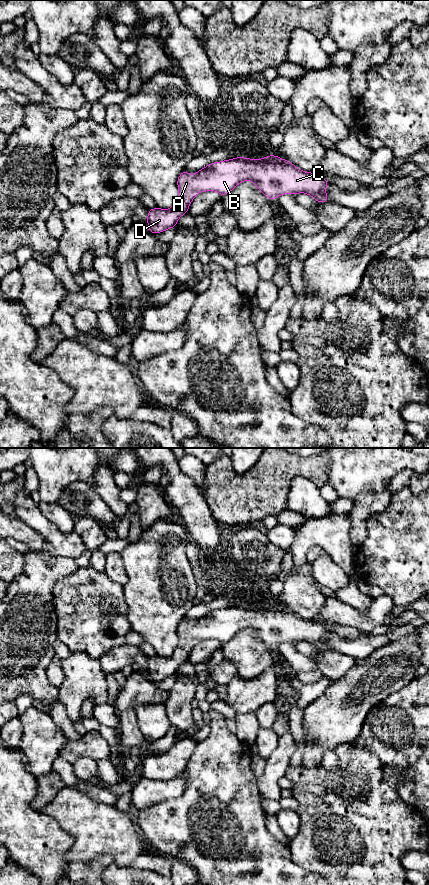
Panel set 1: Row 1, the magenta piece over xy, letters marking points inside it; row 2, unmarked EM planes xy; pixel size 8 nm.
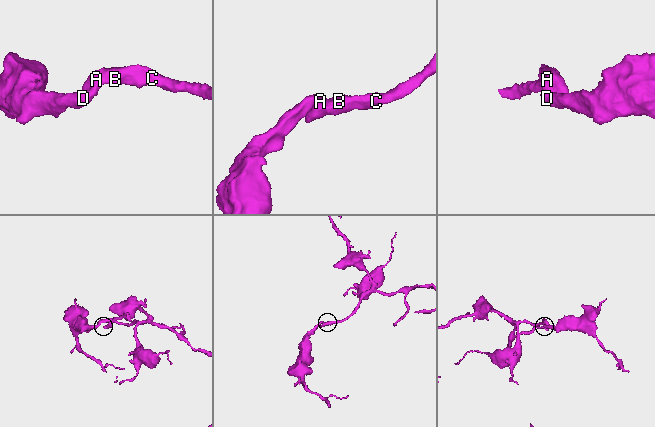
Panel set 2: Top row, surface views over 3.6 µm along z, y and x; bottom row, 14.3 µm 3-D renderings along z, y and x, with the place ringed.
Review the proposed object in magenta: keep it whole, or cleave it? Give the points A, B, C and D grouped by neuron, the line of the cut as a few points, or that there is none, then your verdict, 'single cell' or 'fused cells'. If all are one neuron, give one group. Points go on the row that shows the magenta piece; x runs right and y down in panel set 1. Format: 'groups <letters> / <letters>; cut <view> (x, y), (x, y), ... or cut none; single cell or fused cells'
groups A B C D; cut none; single cell

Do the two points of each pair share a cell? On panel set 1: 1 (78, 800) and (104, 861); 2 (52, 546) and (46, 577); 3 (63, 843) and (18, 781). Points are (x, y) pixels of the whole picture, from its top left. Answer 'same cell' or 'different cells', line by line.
1: different cells
2: different cells
3: same cell

